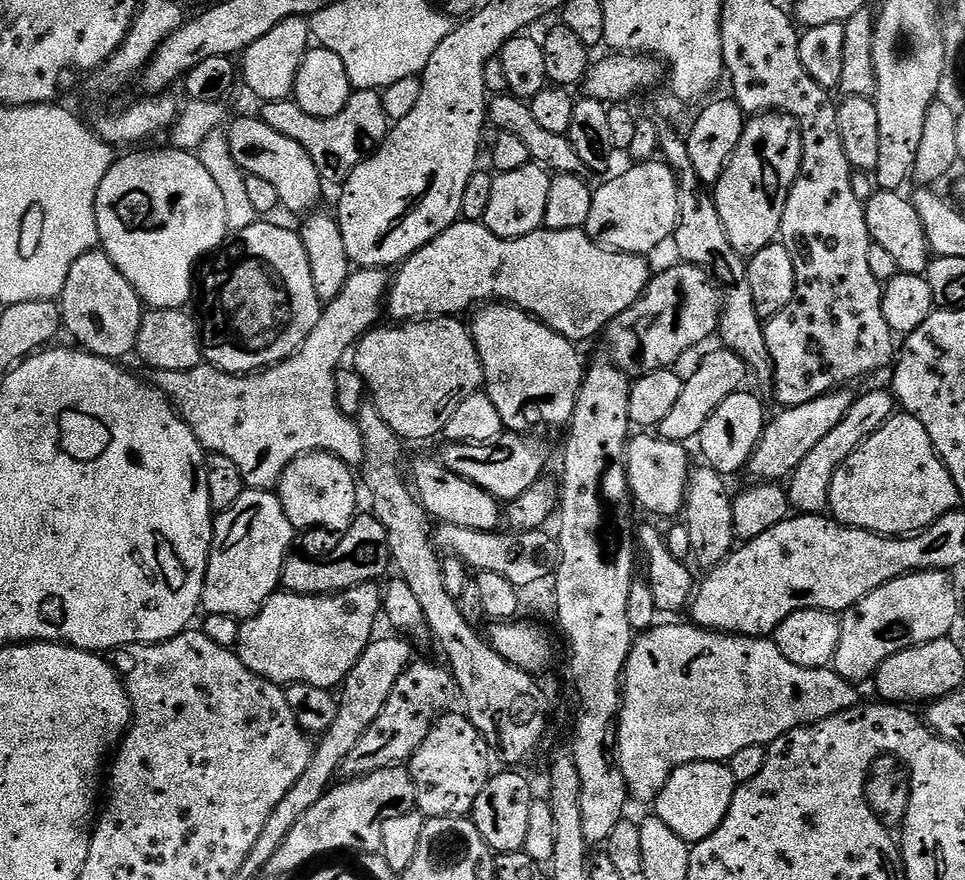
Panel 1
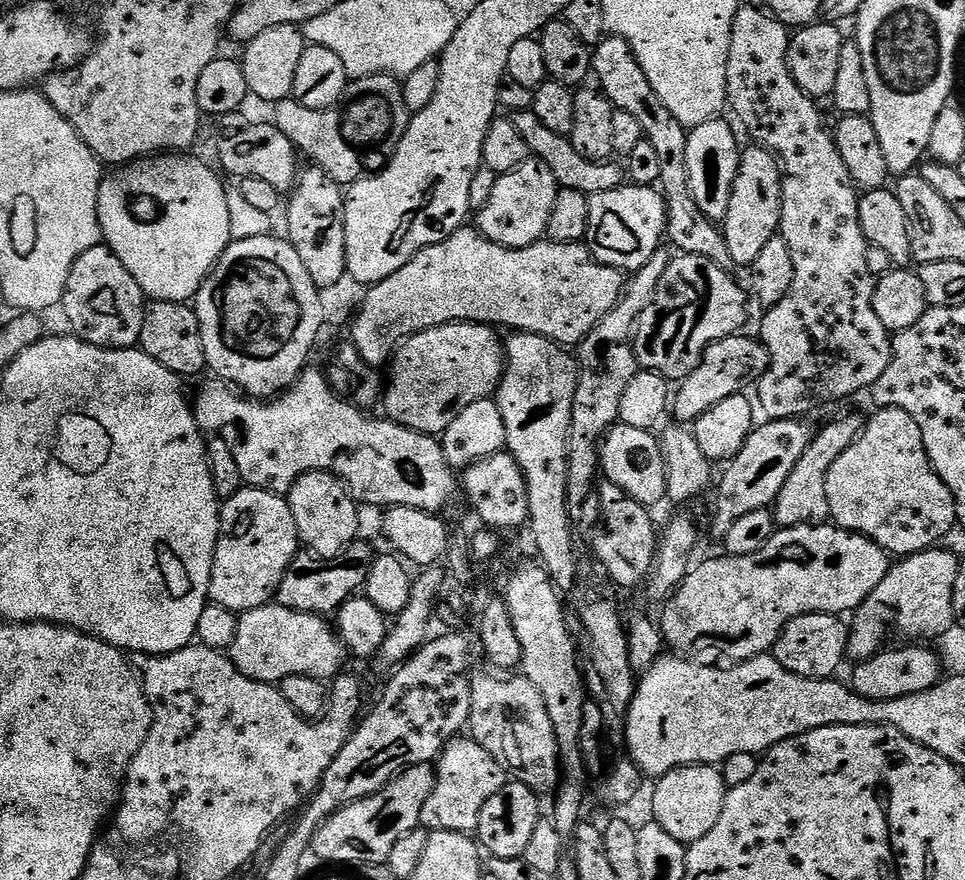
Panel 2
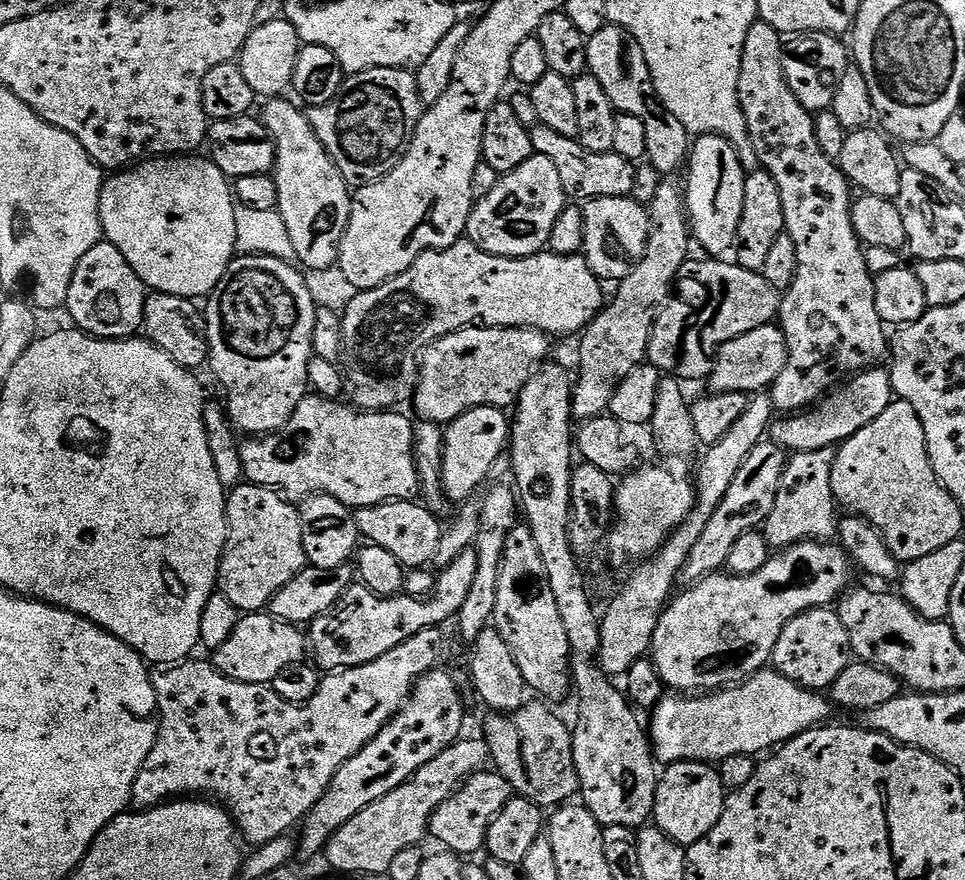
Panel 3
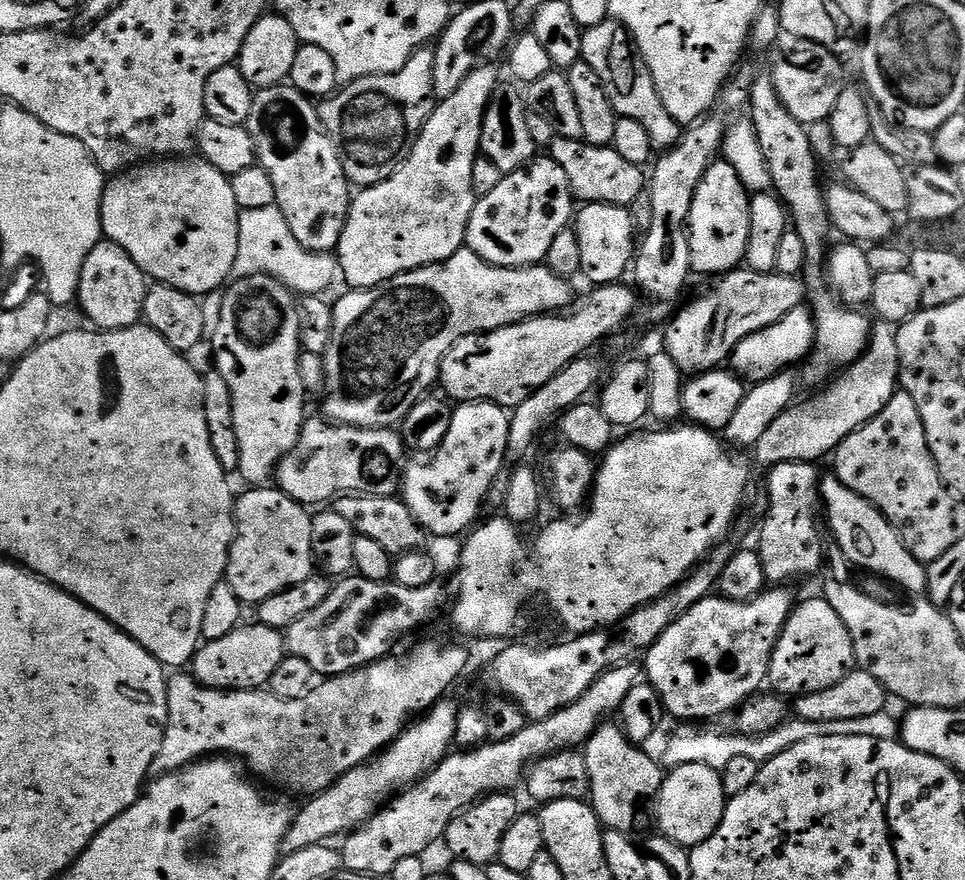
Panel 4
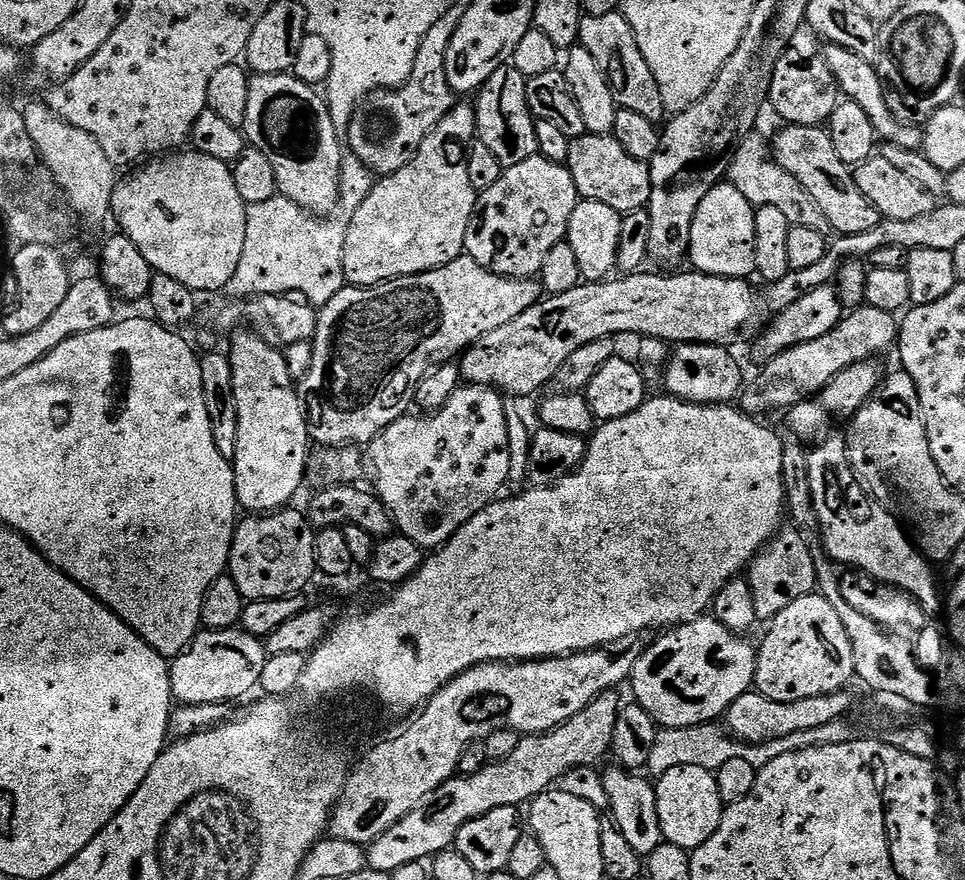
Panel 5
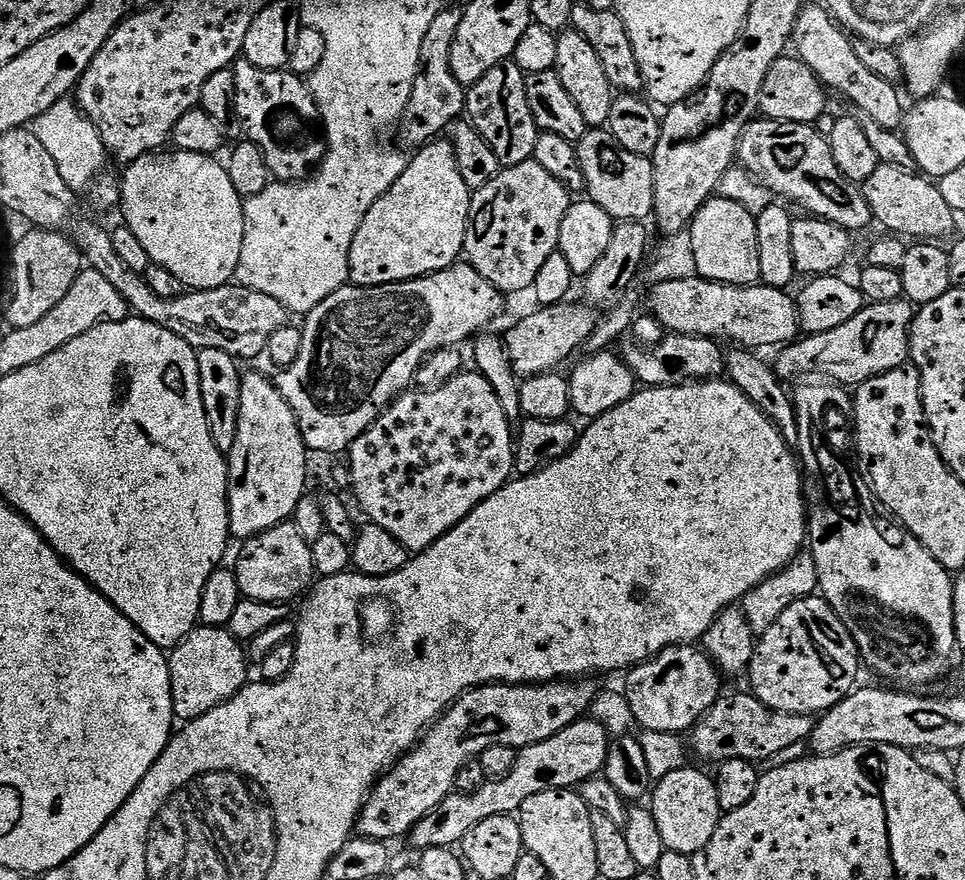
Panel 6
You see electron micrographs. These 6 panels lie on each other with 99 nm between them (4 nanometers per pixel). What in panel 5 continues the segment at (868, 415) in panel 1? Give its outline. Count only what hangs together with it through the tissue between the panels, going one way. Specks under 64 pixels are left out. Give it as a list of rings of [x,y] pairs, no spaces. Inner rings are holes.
[[[781,530],[760,549],[746,572],[750,590],[754,594],[754,610],[760,622],[770,622],[786,606],[798,602],[798,598],[806,598],[817,591],[814,558],[810,558],[810,550],[806,550],[806,542],[802,534],[794,530]]]

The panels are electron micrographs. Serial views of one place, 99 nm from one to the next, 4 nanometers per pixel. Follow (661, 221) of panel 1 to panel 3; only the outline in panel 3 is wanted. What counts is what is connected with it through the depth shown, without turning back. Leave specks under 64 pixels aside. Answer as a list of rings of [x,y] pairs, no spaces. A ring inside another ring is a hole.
[[[631,196],[598,198],[583,205],[584,242],[583,255],[592,272],[601,281],[619,282],[627,278],[636,261],[644,257],[648,241],[648,208]]]

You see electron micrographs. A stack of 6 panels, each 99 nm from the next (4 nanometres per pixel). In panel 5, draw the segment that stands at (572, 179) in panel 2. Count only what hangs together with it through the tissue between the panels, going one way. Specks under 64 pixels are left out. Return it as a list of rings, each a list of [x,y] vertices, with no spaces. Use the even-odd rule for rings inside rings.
[[[585,134],[573,140],[566,167],[574,178],[576,194],[580,200],[603,202],[605,206],[610,206],[610,210],[621,214],[639,212],[651,205],[651,167],[645,161],[626,154],[615,135]]]

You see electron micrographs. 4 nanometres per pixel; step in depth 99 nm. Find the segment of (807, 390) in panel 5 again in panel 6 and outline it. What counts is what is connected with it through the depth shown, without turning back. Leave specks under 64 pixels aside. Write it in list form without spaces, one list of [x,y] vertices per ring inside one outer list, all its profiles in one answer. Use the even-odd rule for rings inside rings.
[[[904,298],[881,304],[869,303],[861,312],[854,314],[850,322],[829,332],[805,335],[781,347],[780,357],[774,360],[776,374],[788,382],[791,376],[812,376],[817,368],[828,379],[825,381],[840,386],[859,386],[883,372],[905,367],[910,356],[908,334],[912,330],[913,315],[913,305]]]

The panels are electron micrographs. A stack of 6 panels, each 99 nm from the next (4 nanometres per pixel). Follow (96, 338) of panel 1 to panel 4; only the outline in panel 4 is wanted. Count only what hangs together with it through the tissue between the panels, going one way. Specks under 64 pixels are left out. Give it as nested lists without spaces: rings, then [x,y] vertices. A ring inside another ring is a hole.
[[[104,238],[94,246],[94,250],[90,250],[90,254],[86,254],[86,262],[82,262],[82,274],[78,282],[76,300],[84,311],[85,318],[92,323],[89,325],[97,329],[134,328],[141,323],[144,315],[144,303],[149,287],[144,271],[134,262],[134,258],[130,258],[130,254],[126,254],[126,250],[122,250],[122,246],[118,246],[113,240]]]

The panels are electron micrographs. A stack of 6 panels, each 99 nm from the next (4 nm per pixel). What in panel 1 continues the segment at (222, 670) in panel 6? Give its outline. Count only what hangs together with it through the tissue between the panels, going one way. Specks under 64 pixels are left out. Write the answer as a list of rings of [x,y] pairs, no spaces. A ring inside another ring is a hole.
[[[375,583],[363,584],[362,586],[354,586],[345,592],[337,592],[331,596],[303,596],[302,594],[294,594],[287,590],[278,590],[266,601],[261,608],[256,611],[256,615],[249,616],[247,620],[240,625],[240,637],[234,649],[241,662],[250,669],[254,674],[258,674],[262,678],[272,681],[273,684],[287,686],[289,684],[309,684],[310,686],[318,686],[319,688],[327,688],[329,690],[339,689],[353,670],[355,664],[362,658],[363,652],[372,643],[376,628],[376,619],[379,621],[382,616],[382,592]]]

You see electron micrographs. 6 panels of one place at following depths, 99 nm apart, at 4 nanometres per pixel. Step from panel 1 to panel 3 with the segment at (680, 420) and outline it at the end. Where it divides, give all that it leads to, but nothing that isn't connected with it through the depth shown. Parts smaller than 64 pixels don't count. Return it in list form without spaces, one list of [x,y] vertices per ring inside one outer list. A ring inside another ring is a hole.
[[[775,323],[758,326],[758,330],[750,330],[750,334],[742,334],[716,351],[712,358],[712,371],[708,373],[706,380],[707,383],[712,383],[712,392],[760,394],[771,389],[778,374],[782,372],[787,357],[784,331]]]

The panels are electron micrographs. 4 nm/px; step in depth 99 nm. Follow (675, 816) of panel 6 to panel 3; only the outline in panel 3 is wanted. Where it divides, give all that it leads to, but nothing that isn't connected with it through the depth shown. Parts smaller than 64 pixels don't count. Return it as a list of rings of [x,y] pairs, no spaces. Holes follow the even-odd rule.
[[[685,760],[682,764],[667,765],[656,786],[655,827],[664,831],[676,844],[694,845],[714,830],[718,818],[722,818],[725,799],[724,783],[711,763]]]

